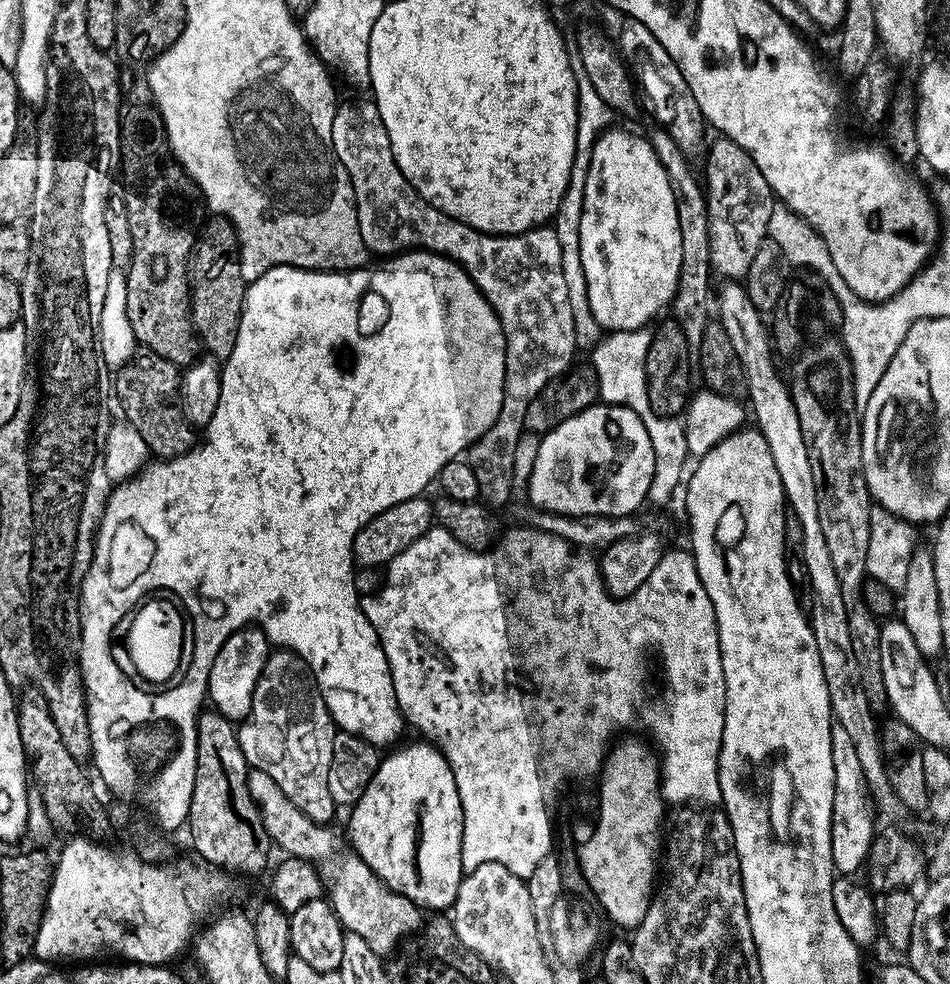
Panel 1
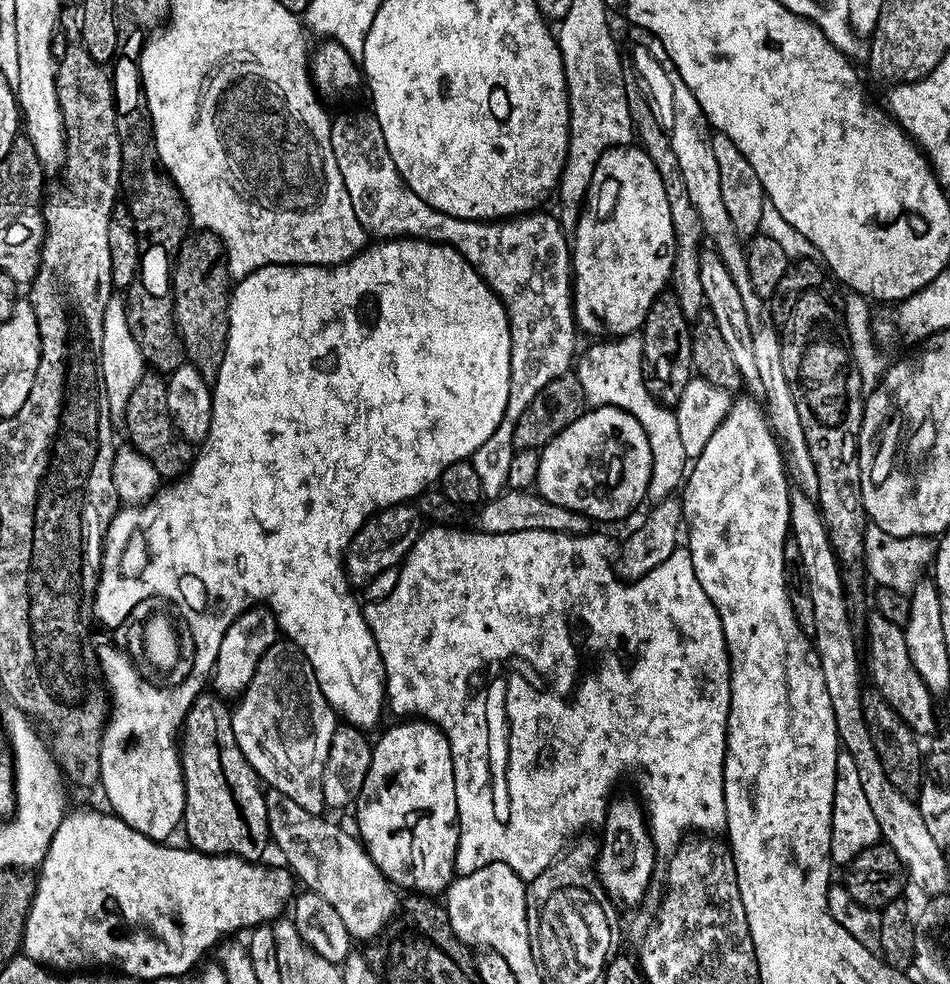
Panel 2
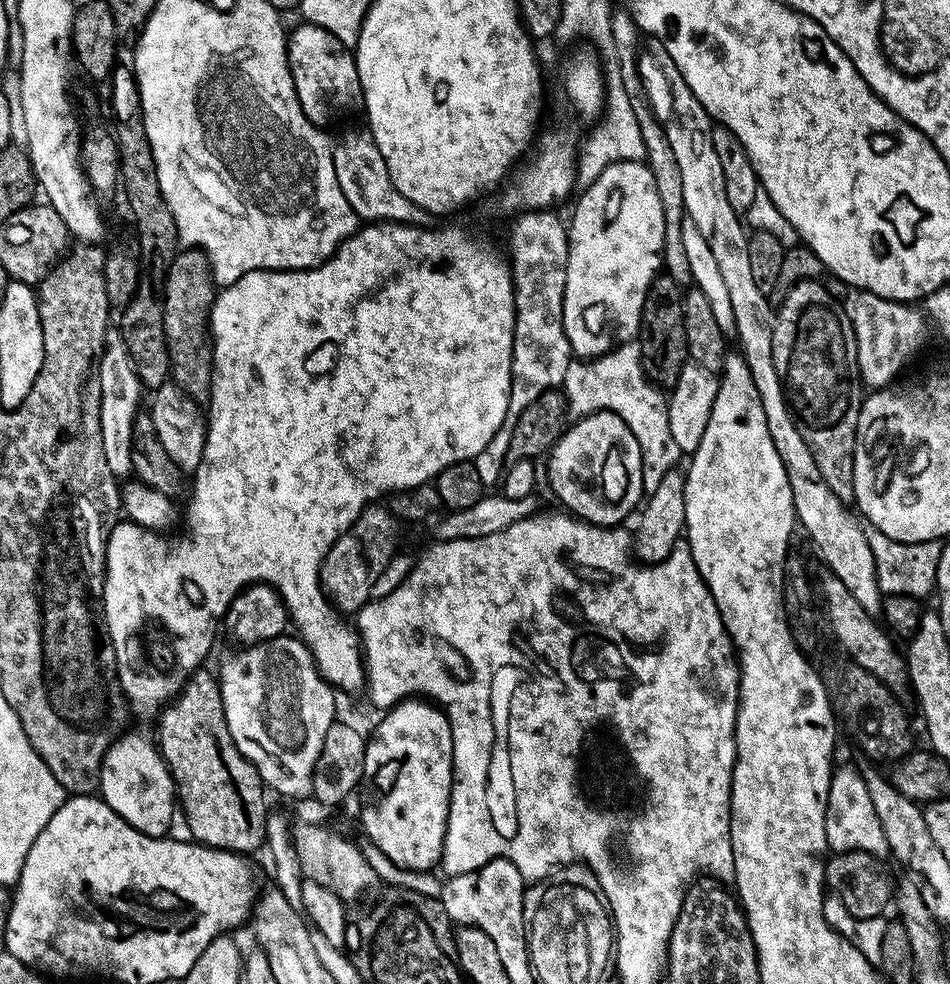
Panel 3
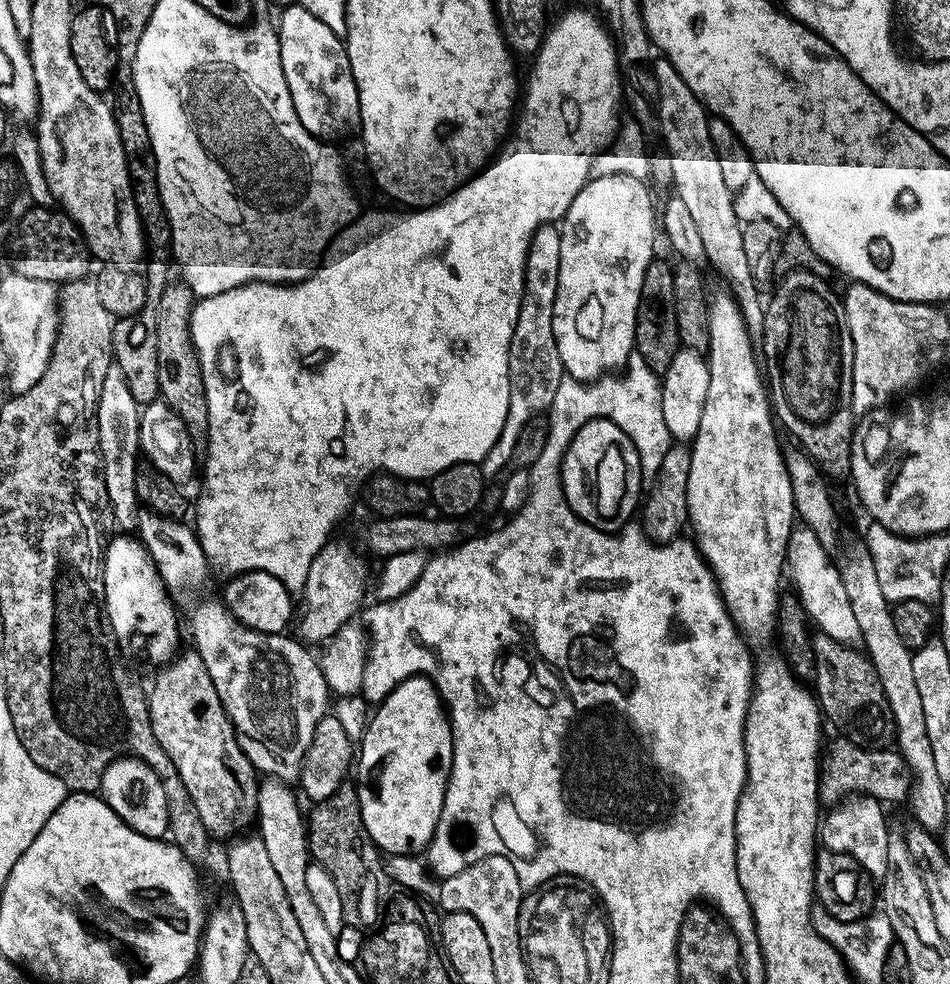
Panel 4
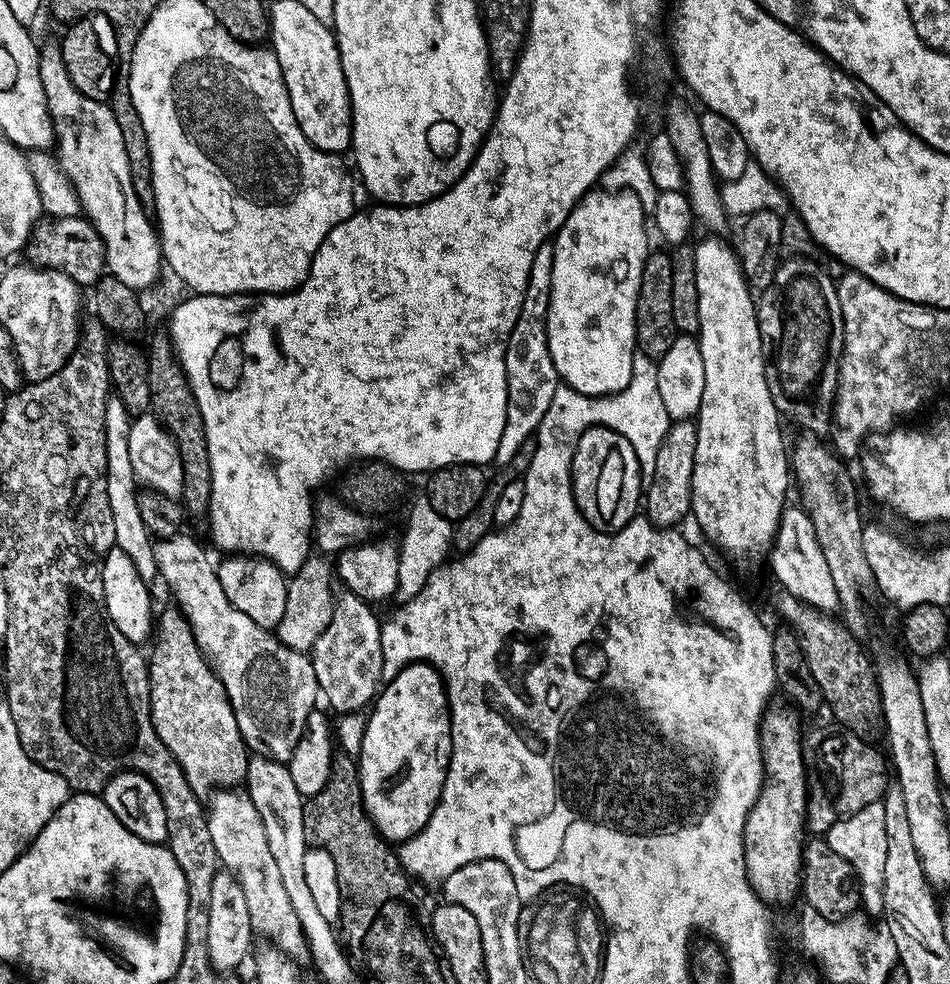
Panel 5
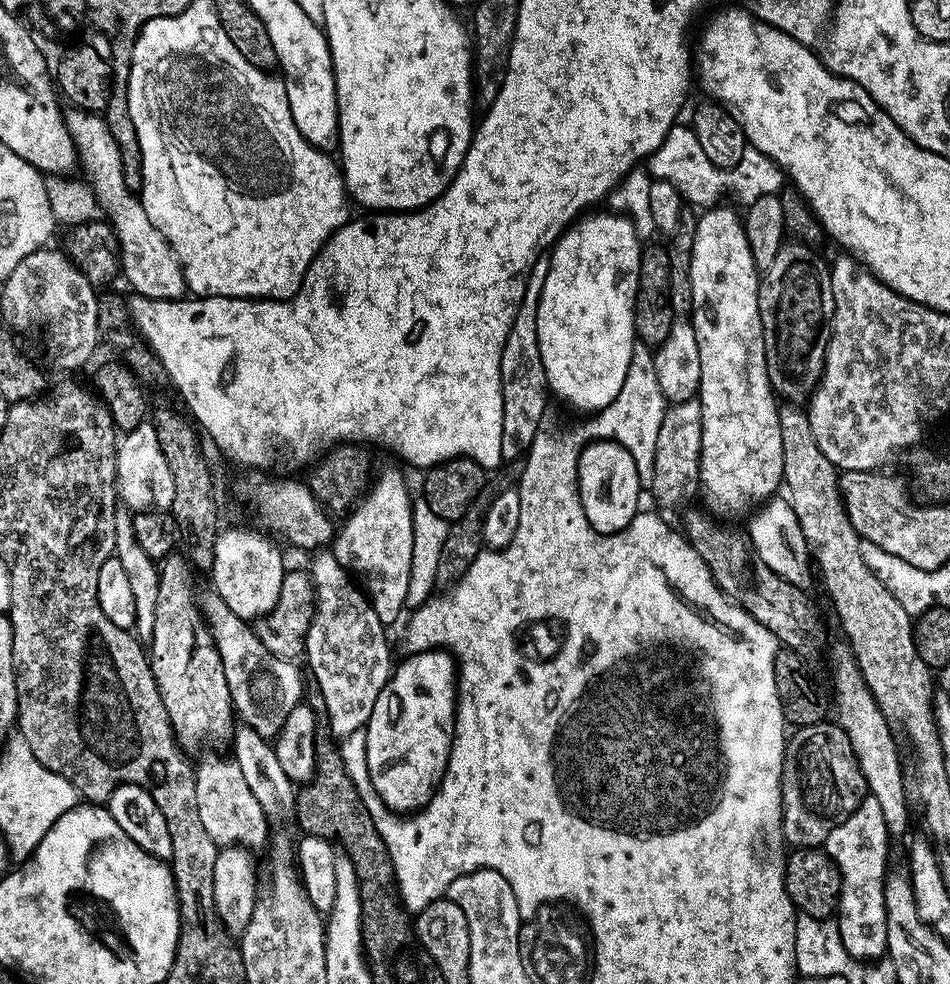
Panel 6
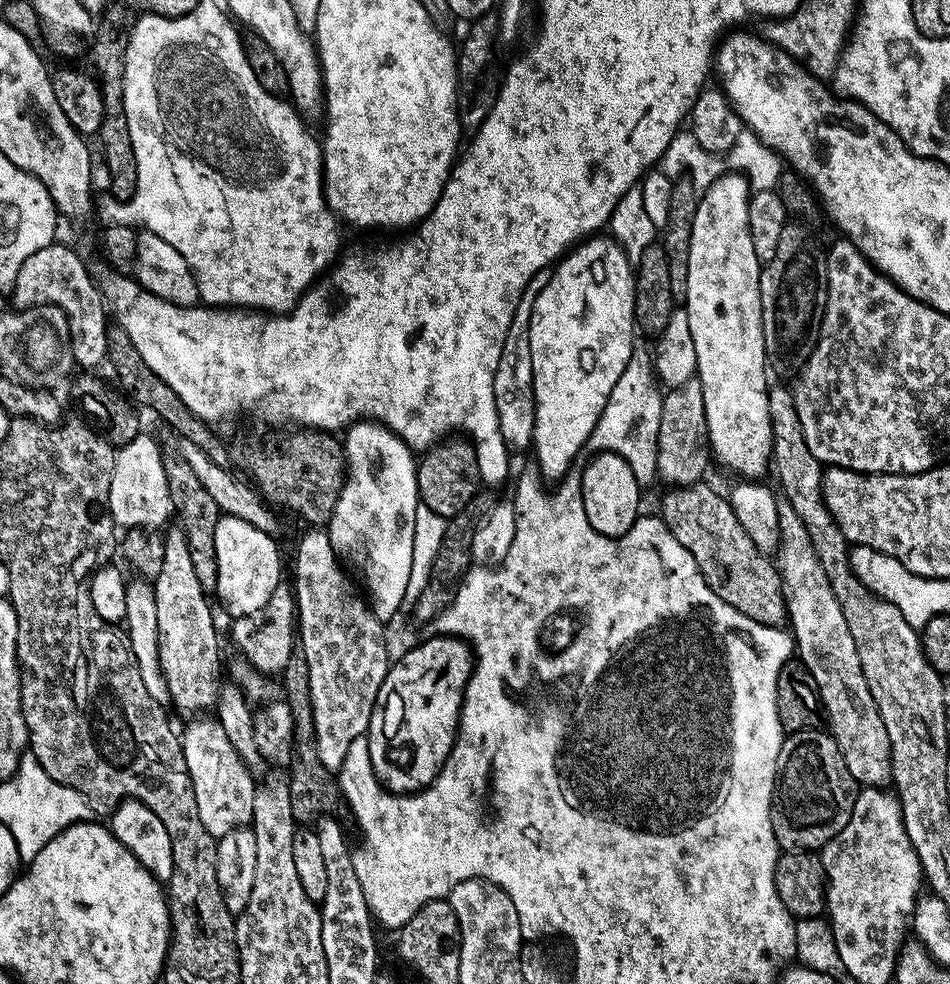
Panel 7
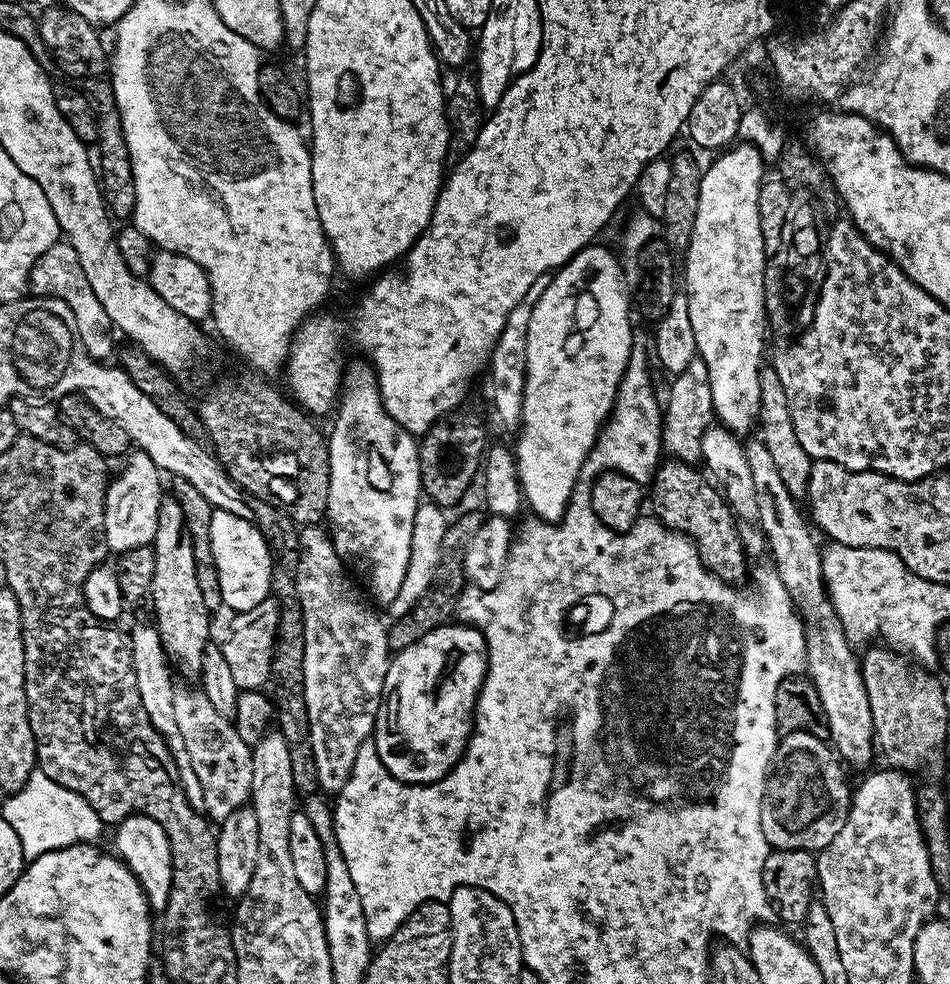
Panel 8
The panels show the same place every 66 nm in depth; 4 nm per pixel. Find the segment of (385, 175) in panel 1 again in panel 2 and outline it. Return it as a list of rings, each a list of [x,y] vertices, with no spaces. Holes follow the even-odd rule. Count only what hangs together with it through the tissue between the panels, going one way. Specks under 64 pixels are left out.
[[[371,111],[344,112],[332,120],[332,149],[338,162],[338,170],[342,174],[342,182],[346,194],[350,194],[350,202],[354,206],[354,214],[358,214],[358,222],[369,237],[381,240],[411,238],[413,240],[430,239],[433,244],[448,244],[464,255],[466,262],[475,266],[480,279],[492,288],[493,294],[500,297],[508,312],[510,326],[510,398],[506,398],[506,414],[502,414],[502,422],[498,422],[498,430],[478,446],[478,450],[470,457],[478,479],[482,482],[482,494],[485,498],[500,496],[508,488],[510,474],[510,458],[514,455],[512,439],[514,426],[522,410],[530,406],[534,394],[546,386],[554,378],[565,375],[573,367],[577,355],[576,336],[578,329],[574,315],[574,276],[570,259],[570,240],[565,229],[560,227],[555,215],[547,216],[544,210],[533,210],[523,216],[502,220],[463,220],[454,218],[450,212],[434,210],[426,202],[422,202],[418,194],[409,188],[400,177],[394,166],[394,160],[386,150],[386,142],[382,138],[382,126],[378,126],[378,118]]]

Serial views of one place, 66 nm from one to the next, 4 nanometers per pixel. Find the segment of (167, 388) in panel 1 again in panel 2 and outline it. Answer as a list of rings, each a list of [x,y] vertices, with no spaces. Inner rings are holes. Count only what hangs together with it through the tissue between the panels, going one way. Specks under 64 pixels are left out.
[[[146,374],[134,386],[134,394],[130,394],[122,423],[128,427],[131,447],[137,448],[152,463],[160,477],[179,478],[187,473],[194,459],[194,448],[187,440],[178,438],[176,429],[172,427],[166,406],[166,380],[163,375]]]

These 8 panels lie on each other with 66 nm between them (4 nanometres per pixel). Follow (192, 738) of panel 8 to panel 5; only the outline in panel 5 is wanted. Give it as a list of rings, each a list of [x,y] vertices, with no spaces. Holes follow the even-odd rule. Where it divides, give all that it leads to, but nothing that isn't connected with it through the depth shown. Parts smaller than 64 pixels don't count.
[[[217,790],[211,793],[206,804],[206,815],[217,861],[236,877],[236,881],[242,886],[242,894],[246,894],[246,910],[250,910],[253,933],[257,937],[265,936],[268,939],[265,941],[271,942],[291,960],[303,961],[303,956],[305,959],[310,952],[304,931],[298,922],[298,914],[294,914],[294,906],[290,906],[290,897],[286,895],[286,885],[282,883],[278,866],[270,854],[270,842],[266,842],[266,826],[262,826],[262,818],[258,814],[258,810],[254,810],[254,802],[248,797],[247,791]]]

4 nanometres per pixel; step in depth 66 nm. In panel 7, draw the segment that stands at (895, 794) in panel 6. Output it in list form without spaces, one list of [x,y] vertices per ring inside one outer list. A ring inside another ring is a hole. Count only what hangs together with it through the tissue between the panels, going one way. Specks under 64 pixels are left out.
[[[783,496],[777,499],[777,520],[780,538],[776,549],[776,562],[780,570],[780,579],[784,581],[786,620],[787,623],[792,623],[790,631],[798,659],[806,666],[806,670],[818,686],[820,701],[824,704],[827,731],[831,732],[838,742],[838,750],[842,750],[842,758],[850,774],[854,774],[857,785],[870,788],[887,785],[892,778],[890,737],[886,734],[882,714],[878,714],[878,706],[874,706],[874,694],[870,694],[870,686],[866,686],[866,674],[862,674],[858,646],[854,646],[854,634],[850,634],[846,614],[842,614],[842,606],[830,586],[830,578],[826,578],[826,570],[822,570],[821,559],[814,550],[802,518],[799,518],[789,500]]]

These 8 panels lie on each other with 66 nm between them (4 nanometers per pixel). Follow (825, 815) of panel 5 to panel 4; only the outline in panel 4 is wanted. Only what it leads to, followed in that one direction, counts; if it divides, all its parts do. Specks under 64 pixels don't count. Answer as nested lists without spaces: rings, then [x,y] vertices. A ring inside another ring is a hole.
[[[843,738],[827,741],[820,757],[820,803],[835,806],[853,794],[873,796],[875,800],[909,799],[910,775],[903,758],[896,750],[870,748]]]

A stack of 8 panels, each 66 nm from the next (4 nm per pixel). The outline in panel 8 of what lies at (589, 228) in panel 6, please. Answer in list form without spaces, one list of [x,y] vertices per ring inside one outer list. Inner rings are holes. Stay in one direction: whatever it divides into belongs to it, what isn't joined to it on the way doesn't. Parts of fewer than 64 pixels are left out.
[[[596,247],[583,248],[572,259],[564,263],[561,268],[555,269],[550,286],[546,286],[546,290],[542,290],[538,302],[534,302],[530,314],[530,324],[526,330],[526,374],[524,375],[524,397],[522,398],[522,414],[520,415],[518,429],[520,437],[517,438],[516,444],[514,443],[516,474],[520,478],[520,491],[527,507],[529,504],[536,511],[533,513],[539,519],[549,522],[559,522],[564,517],[570,494],[576,491],[574,482],[581,479],[583,460],[586,458],[588,451],[595,446],[596,439],[600,437],[608,417],[612,414],[616,402],[616,392],[619,390],[619,382],[632,353],[634,333],[632,333],[632,320],[628,317],[628,308],[630,312],[630,292],[626,287],[621,261],[615,251],[612,253],[608,248]]]

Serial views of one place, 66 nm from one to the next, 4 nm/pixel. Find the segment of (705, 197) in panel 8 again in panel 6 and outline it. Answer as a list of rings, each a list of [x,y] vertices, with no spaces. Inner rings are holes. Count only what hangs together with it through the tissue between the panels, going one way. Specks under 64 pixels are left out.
[[[709,207],[699,213],[690,262],[694,338],[698,338],[698,362],[702,362],[698,399],[702,406],[702,454],[700,455],[700,492],[703,507],[717,518],[732,518],[739,512],[763,505],[781,491],[782,430],[778,397],[772,390],[764,353],[764,331],[758,310],[761,273],[746,242],[741,213],[732,208]]]

